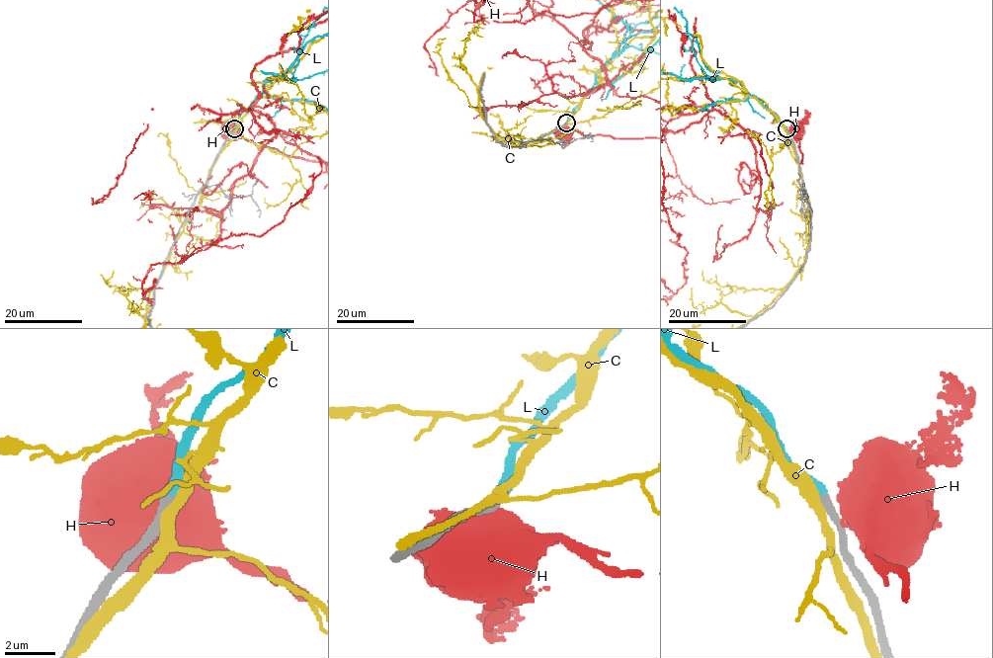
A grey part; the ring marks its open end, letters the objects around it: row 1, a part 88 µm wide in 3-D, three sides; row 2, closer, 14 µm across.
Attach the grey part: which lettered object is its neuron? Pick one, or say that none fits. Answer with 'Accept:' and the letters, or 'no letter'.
Accept: L

